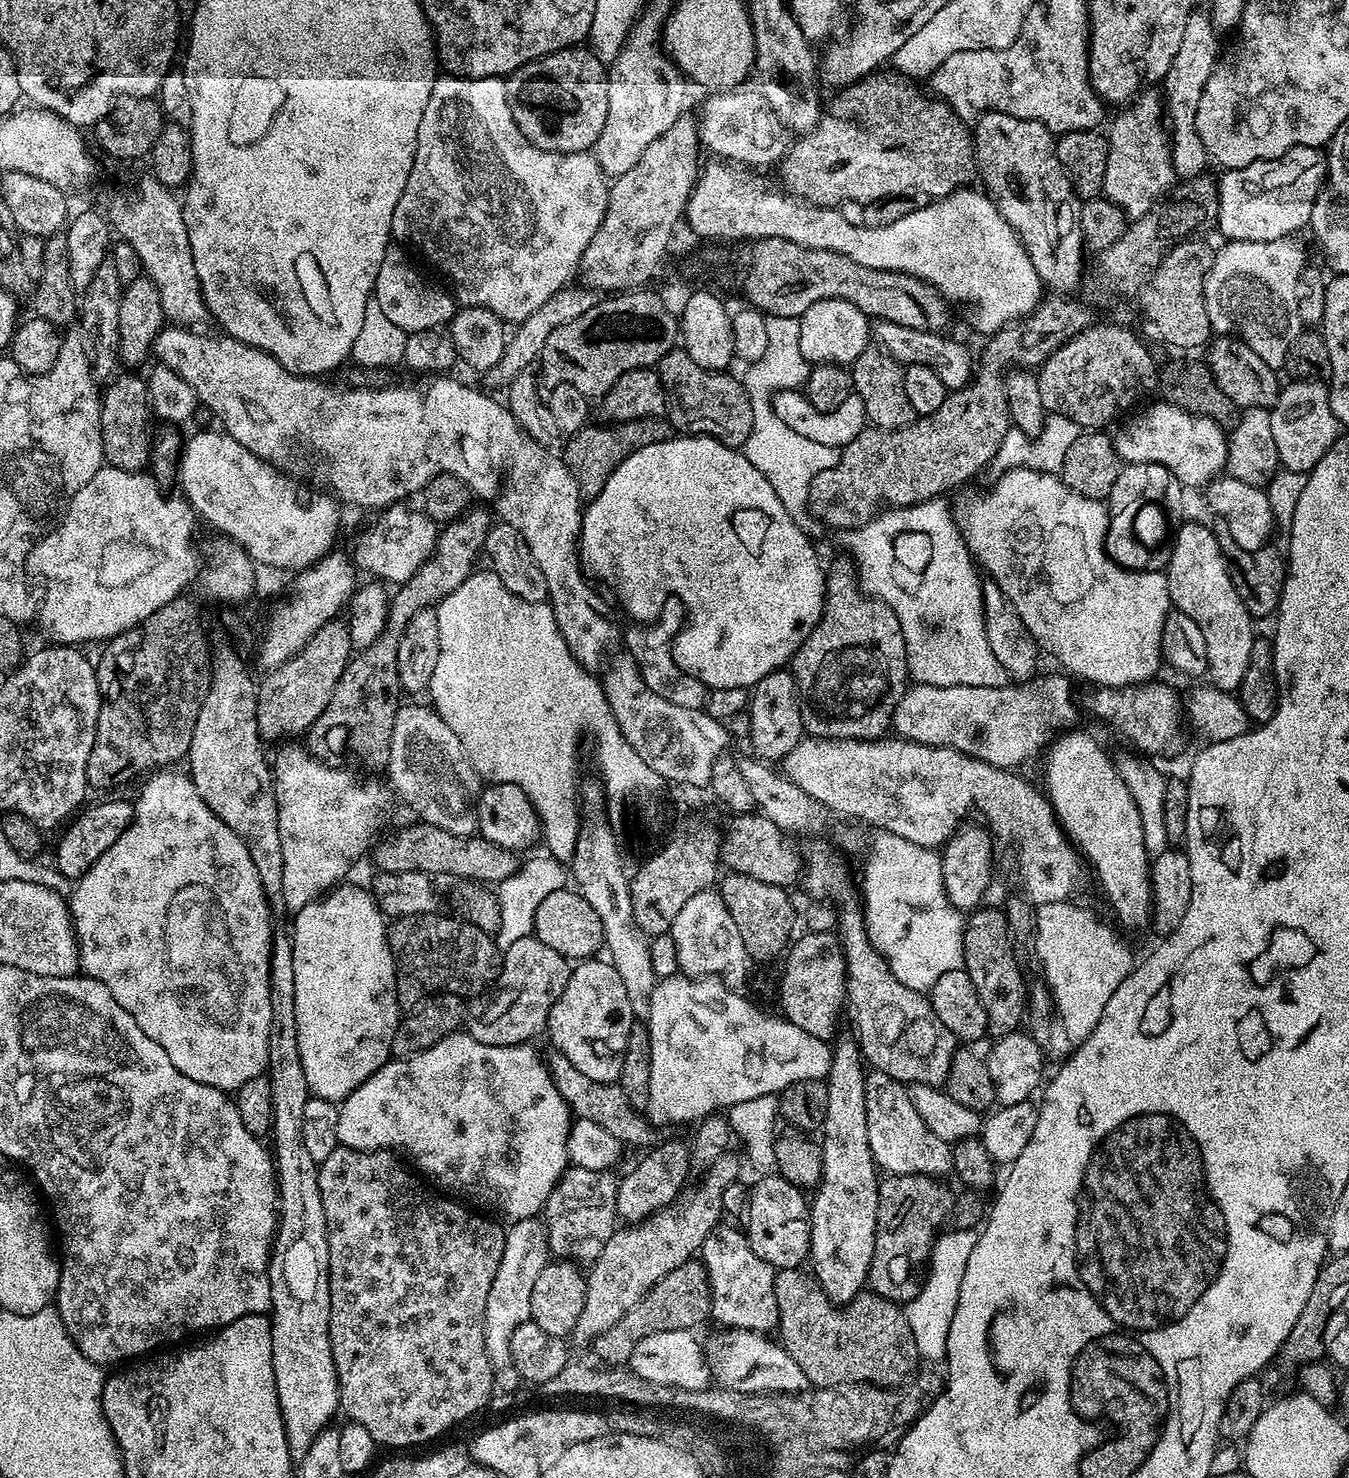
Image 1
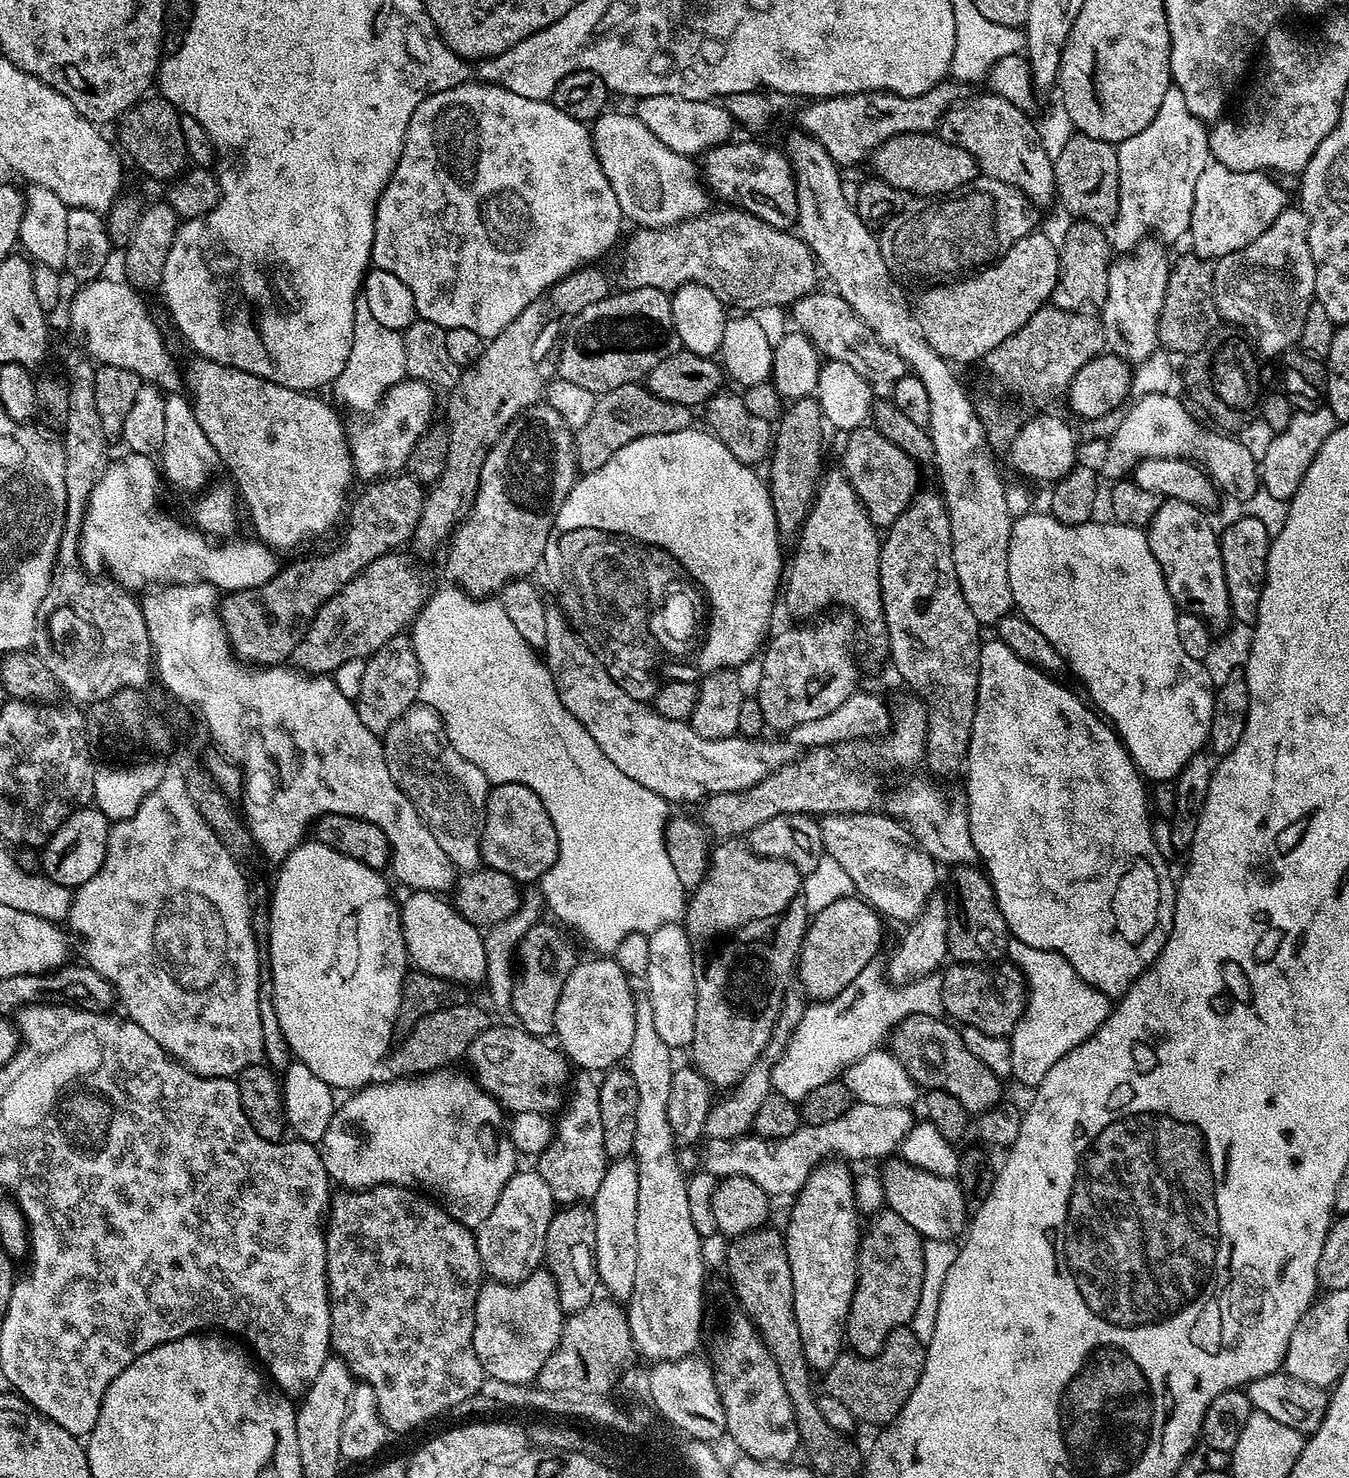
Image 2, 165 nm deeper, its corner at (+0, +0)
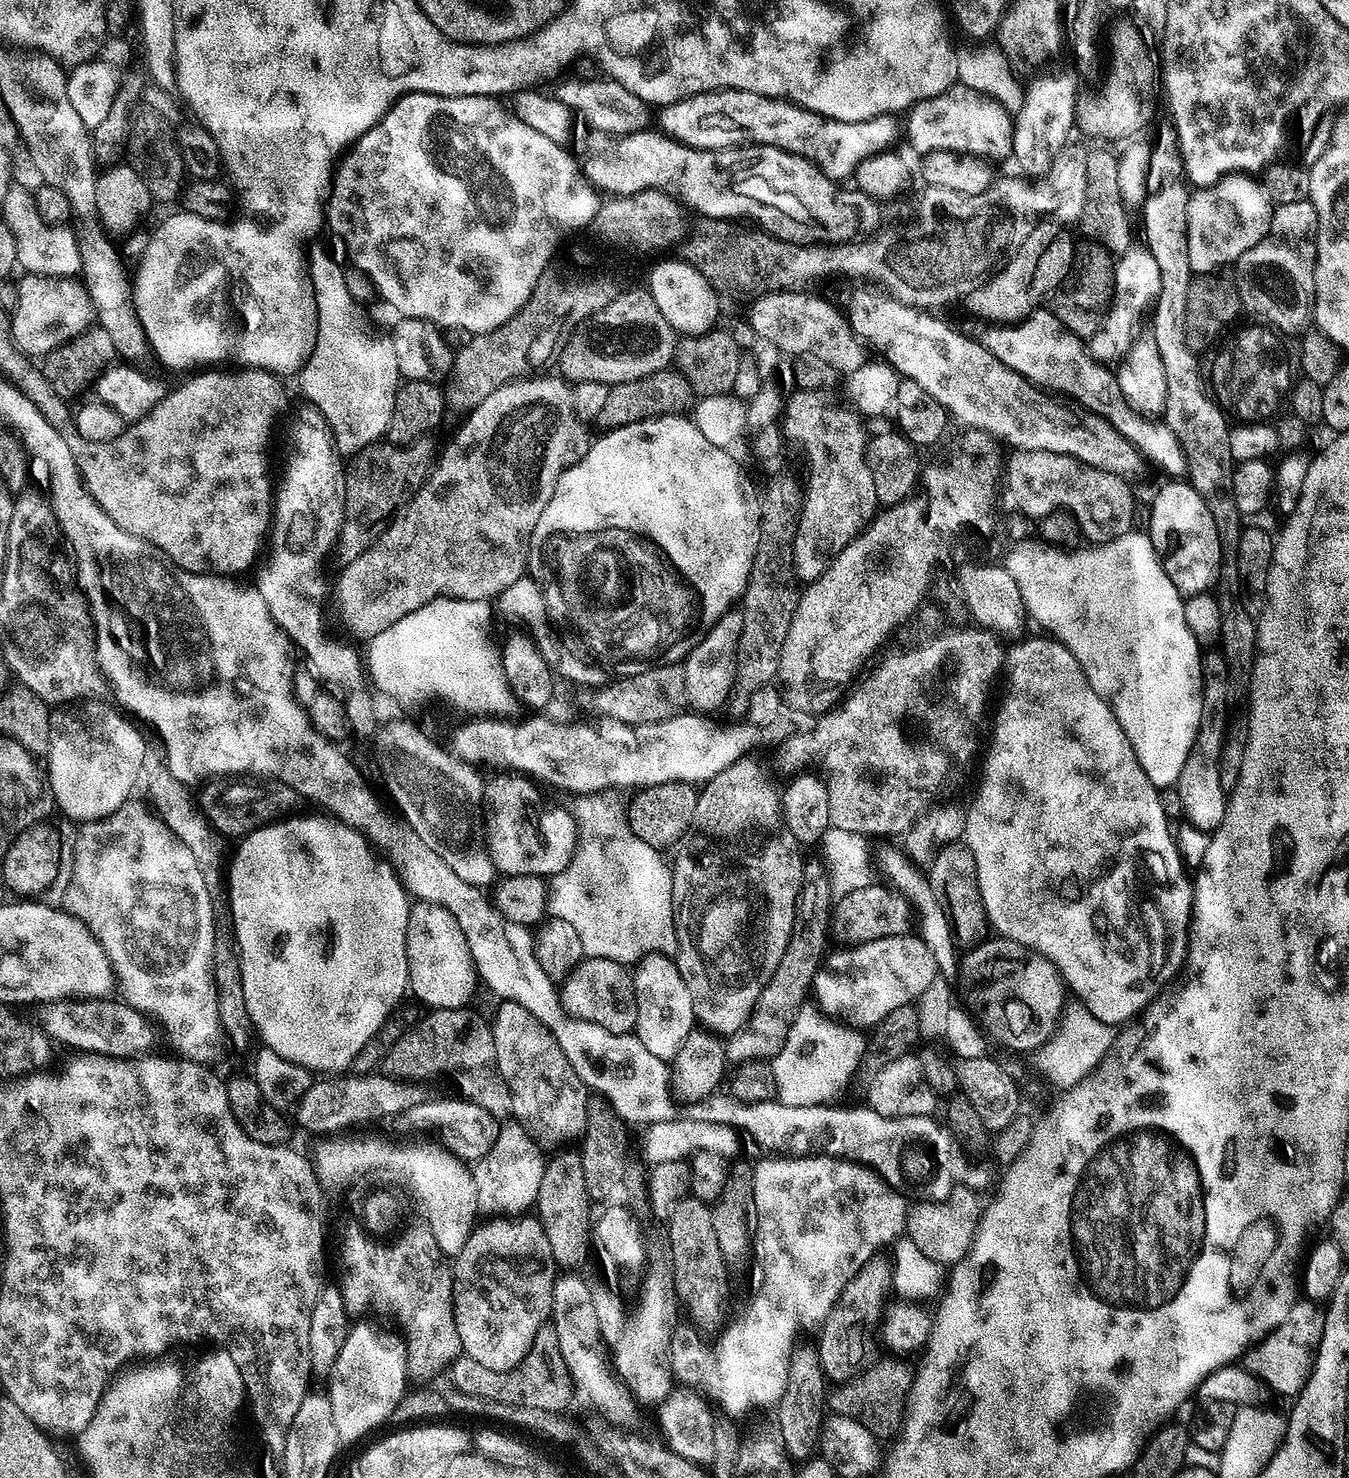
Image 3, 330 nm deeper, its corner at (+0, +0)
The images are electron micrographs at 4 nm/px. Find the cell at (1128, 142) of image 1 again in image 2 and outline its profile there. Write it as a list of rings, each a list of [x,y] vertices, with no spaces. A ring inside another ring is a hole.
[[[1148,236],[1138,243],[1131,256],[1115,259],[1108,267],[1107,298],[1100,308],[1105,345],[1113,355],[1132,364],[1146,360],[1160,344],[1162,302],[1172,265],[1165,249],[1161,239]]]

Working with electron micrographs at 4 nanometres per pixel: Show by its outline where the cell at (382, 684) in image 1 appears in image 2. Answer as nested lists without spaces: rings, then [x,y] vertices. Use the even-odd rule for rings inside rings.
[[[585,266],[572,272],[564,280],[542,293],[506,330],[491,337],[485,343],[484,352],[473,364],[465,367],[460,373],[460,381],[447,393],[448,396],[448,453],[446,454],[446,470],[442,470],[442,478],[427,489],[421,520],[417,524],[414,545],[420,552],[432,552],[440,543],[451,537],[458,525],[468,517],[468,509],[476,500],[478,478],[482,470],[482,462],[486,458],[488,449],[496,443],[509,424],[526,408],[537,403],[538,397],[548,387],[548,381],[554,376],[554,361],[558,356],[558,345],[572,319],[586,310],[594,302],[598,302],[610,292],[608,276],[600,266]]]

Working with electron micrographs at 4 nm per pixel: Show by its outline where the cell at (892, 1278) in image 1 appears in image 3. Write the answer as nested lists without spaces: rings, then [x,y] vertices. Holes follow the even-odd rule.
[[[884,1258],[871,1260],[852,1279],[846,1290],[840,1295],[840,1301],[832,1308],[818,1334],[820,1345],[815,1345],[814,1351],[820,1357],[820,1365],[825,1377],[833,1385],[844,1385],[848,1380],[859,1376],[864,1369],[871,1368],[877,1359],[878,1336],[876,1331],[881,1323],[886,1301],[889,1299],[889,1297],[887,1298],[888,1292],[890,1296],[891,1288],[891,1263]]]

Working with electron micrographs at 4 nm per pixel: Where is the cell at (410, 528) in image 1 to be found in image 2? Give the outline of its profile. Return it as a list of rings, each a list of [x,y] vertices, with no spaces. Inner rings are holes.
[[[129,451],[121,460],[114,459],[97,478],[96,485],[88,498],[84,523],[81,526],[79,543],[79,563],[85,569],[105,568],[119,587],[125,590],[147,589],[149,586],[173,586],[178,584],[212,584],[221,593],[250,590],[270,582],[280,571],[281,561],[276,561],[277,553],[259,539],[213,542],[199,528],[183,524],[160,509],[160,484],[162,476],[151,455]]]

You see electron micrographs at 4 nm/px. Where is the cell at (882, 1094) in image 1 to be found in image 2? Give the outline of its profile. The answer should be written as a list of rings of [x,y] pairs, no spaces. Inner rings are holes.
[[[908,1164],[902,1166],[902,1172],[894,1172],[888,1166],[882,1171],[884,1181],[884,1199],[887,1207],[914,1226],[920,1236],[929,1240],[952,1240],[959,1237],[967,1227],[965,1189],[957,1179],[925,1172]]]

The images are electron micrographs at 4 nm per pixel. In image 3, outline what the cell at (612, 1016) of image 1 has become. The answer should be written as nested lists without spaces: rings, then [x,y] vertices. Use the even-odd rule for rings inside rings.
[[[585,958],[563,981],[559,993],[566,1011],[578,1019],[596,1023],[610,1032],[631,1033],[635,1029],[633,973],[623,964],[606,958]]]

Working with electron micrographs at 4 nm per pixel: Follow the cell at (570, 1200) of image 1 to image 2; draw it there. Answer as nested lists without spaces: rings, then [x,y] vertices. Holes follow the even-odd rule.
[[[591,1075],[575,1077],[574,1087],[566,1107],[559,1113],[554,1124],[554,1139],[538,1157],[540,1176],[549,1184],[555,1203],[560,1206],[591,1202],[606,1178],[610,1163],[606,1146],[603,1145],[603,1126],[599,1109],[600,1085]]]

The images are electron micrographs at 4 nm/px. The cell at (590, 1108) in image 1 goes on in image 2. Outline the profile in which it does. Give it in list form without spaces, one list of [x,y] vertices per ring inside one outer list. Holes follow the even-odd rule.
[[[510,1022],[489,1026],[469,1046],[466,1062],[469,1064],[467,1067],[471,1075],[485,1092],[499,1100],[503,1109],[508,1111],[509,1108],[509,1113],[559,1113],[565,1107],[566,1089],[570,1084],[568,1057],[559,1047],[551,1048],[547,1044],[549,1042],[547,1039],[528,1033],[525,1028],[515,1023],[512,1023],[513,1025],[506,1023]]]

